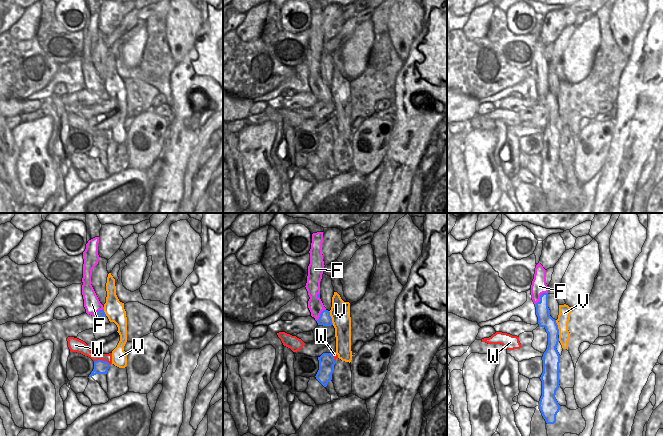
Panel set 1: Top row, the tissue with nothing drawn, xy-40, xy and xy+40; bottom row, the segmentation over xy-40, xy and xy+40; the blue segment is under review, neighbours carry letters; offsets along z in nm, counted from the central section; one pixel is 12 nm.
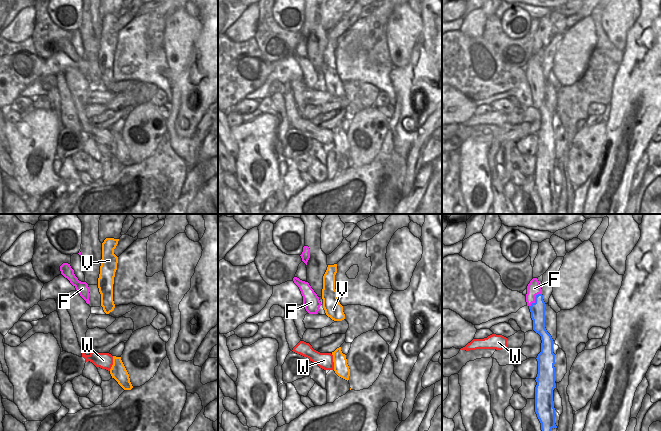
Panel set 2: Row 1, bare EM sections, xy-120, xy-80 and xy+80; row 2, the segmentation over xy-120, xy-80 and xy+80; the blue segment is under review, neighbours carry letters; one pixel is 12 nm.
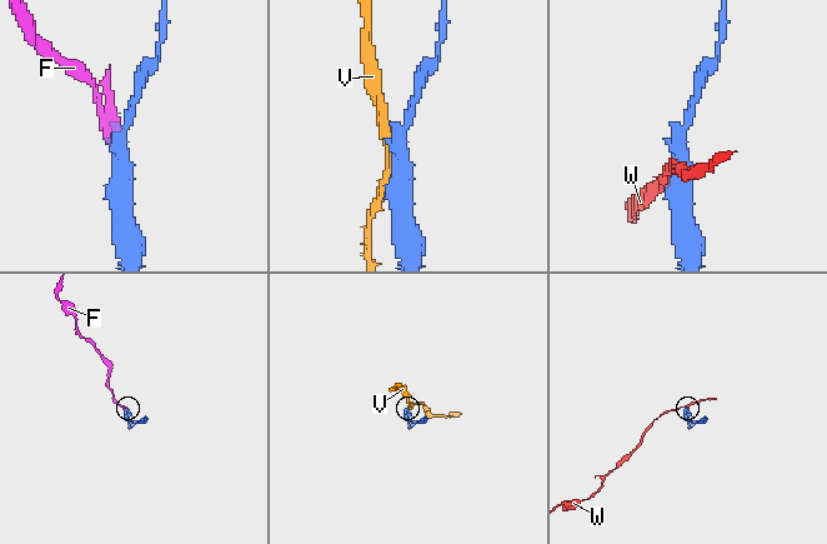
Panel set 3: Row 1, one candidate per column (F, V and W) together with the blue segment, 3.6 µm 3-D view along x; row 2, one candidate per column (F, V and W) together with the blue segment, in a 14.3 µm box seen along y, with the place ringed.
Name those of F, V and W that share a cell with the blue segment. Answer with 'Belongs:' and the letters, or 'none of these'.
Belongs: none of these

